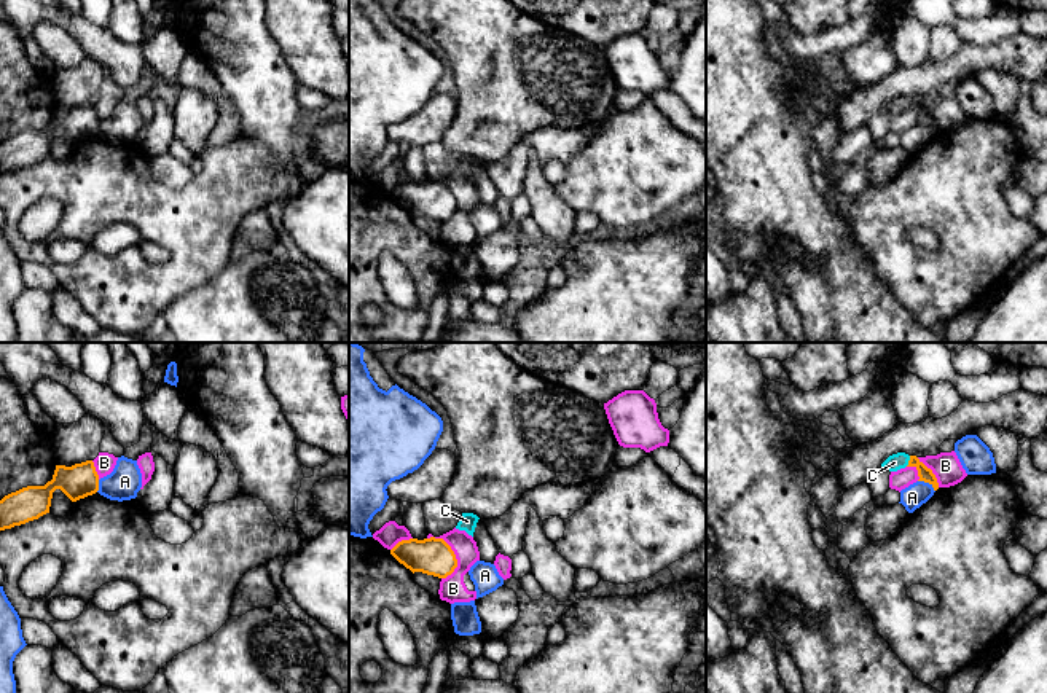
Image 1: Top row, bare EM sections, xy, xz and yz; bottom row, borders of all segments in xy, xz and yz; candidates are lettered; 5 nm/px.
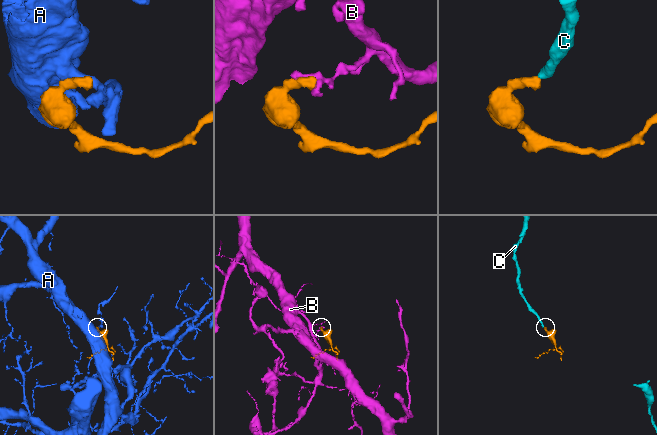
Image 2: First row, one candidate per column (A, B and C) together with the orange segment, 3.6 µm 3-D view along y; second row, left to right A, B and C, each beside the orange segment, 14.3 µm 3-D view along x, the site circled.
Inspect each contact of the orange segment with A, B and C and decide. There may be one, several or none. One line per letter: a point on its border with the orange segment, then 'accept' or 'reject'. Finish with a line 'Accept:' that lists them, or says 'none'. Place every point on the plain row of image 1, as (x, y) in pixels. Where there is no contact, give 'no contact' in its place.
A: meets orange in yz at (928, 125); reject
B: meets orange in xz at (453, 195); reject
C: meets orange in yz at (909, 104); accept
Accept: C

